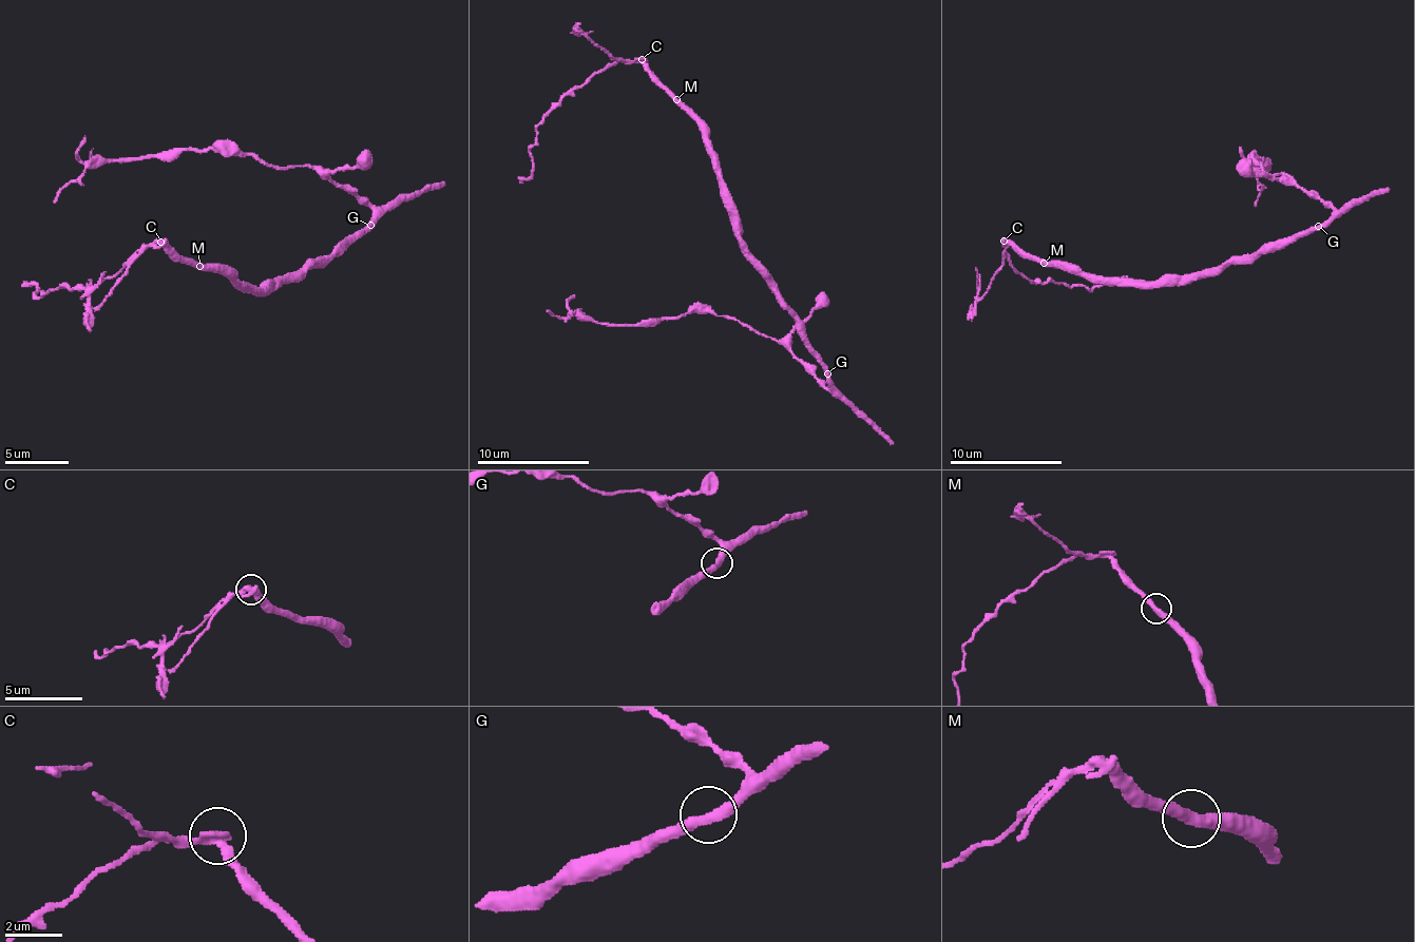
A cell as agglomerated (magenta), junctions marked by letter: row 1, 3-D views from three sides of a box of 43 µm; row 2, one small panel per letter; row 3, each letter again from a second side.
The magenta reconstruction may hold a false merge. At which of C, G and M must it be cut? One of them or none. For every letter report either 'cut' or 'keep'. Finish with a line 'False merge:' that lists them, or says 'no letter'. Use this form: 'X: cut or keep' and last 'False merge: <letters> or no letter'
C: cut
G: keep
M: keep
False merge: C

